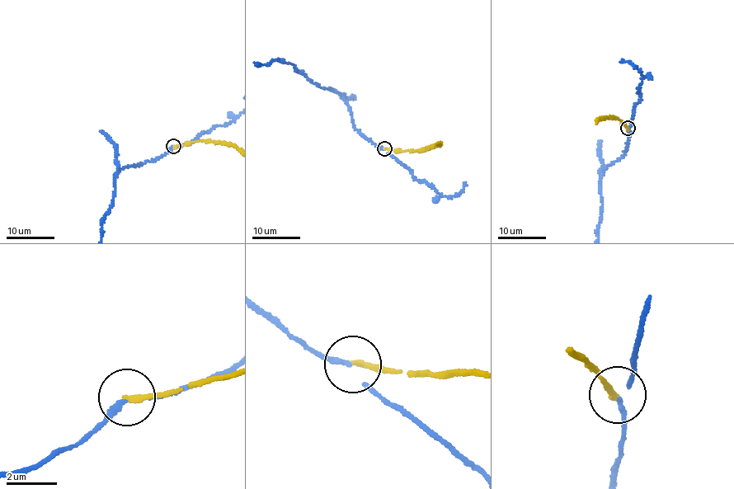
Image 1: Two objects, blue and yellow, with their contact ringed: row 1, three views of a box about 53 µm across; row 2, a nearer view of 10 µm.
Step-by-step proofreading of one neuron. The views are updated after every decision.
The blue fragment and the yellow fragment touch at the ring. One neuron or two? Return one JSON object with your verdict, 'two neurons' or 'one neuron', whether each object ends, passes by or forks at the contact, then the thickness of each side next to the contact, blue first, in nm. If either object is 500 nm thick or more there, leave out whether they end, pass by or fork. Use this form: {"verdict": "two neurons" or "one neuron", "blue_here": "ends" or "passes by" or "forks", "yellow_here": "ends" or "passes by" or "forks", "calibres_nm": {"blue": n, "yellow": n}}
{"verdict": "two neurons", "blue_here": "passes by", "yellow_here": "ends", "calibres_nm": {"blue": 130, "yellow": 200}}

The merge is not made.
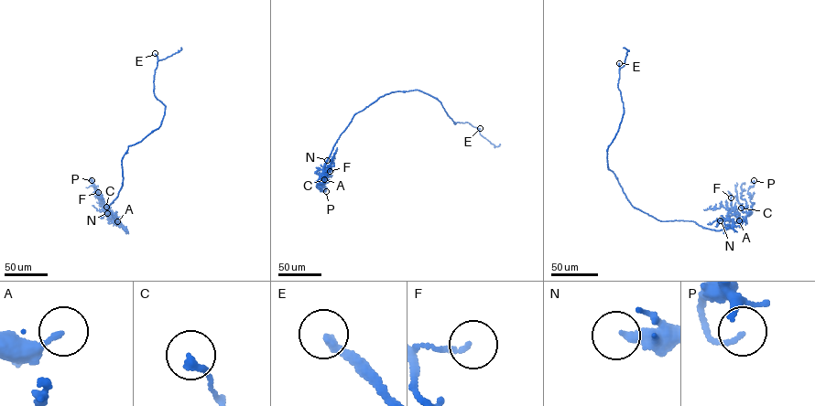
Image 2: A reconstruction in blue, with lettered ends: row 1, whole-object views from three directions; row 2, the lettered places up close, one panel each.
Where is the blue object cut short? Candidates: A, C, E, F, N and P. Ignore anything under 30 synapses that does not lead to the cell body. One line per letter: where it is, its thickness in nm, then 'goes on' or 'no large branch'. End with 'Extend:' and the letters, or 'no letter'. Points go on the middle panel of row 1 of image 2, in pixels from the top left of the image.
A: at (324, 179); 190 nm thick; no large branch
C: at (324, 179); 200 nm thick; no large branch
E: at (480, 128); 260 nm thick; goes on
F: at (330, 171); 130 nm thick; no large branch
N: at (327, 160); 320 nm thick; no large branch
P: at (326, 191); 130 nm thick; no large branch
Extend: E

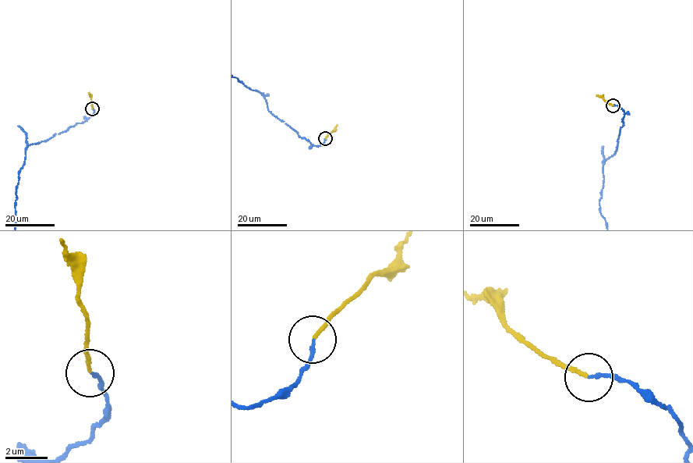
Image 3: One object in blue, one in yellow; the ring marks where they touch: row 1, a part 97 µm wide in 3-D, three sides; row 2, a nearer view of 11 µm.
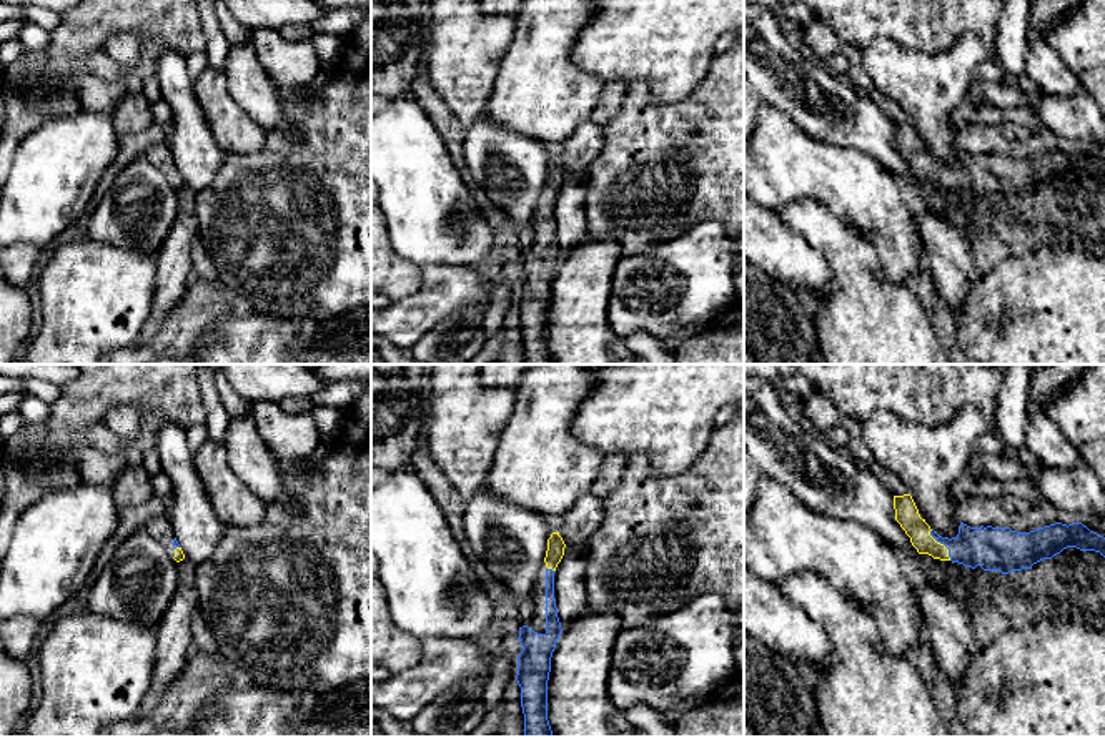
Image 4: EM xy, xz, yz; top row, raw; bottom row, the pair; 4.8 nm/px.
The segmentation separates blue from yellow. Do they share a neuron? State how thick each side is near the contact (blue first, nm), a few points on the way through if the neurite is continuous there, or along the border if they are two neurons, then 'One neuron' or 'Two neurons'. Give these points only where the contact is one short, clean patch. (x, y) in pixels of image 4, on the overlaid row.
Thickness 200 nm (blue) against 110 nm. Path across: yz (991, 548), (942, 543), (932, 543), (907, 514). One neuron

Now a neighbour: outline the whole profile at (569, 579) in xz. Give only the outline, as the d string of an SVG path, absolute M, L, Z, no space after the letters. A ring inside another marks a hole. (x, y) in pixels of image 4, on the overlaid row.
M586 544L566 546L554 572L554 599L561 629L587 612L586 594Z

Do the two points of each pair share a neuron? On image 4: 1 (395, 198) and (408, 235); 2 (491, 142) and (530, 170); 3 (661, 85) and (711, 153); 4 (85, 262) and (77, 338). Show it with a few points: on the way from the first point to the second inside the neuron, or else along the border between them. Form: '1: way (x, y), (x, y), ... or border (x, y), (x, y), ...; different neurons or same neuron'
1: way (403, 207), (408, 212), (408, 227); same neuron
2: way (501, 152), (520, 168); same neuron
3: border (704, 79), (674, 102), (651, 102), (639, 82); different neurons
4: way (85, 280), (84, 320); same neuron

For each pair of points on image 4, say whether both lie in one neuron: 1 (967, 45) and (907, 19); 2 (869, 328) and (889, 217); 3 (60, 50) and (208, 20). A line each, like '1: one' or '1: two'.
1: two
2: two
3: two

